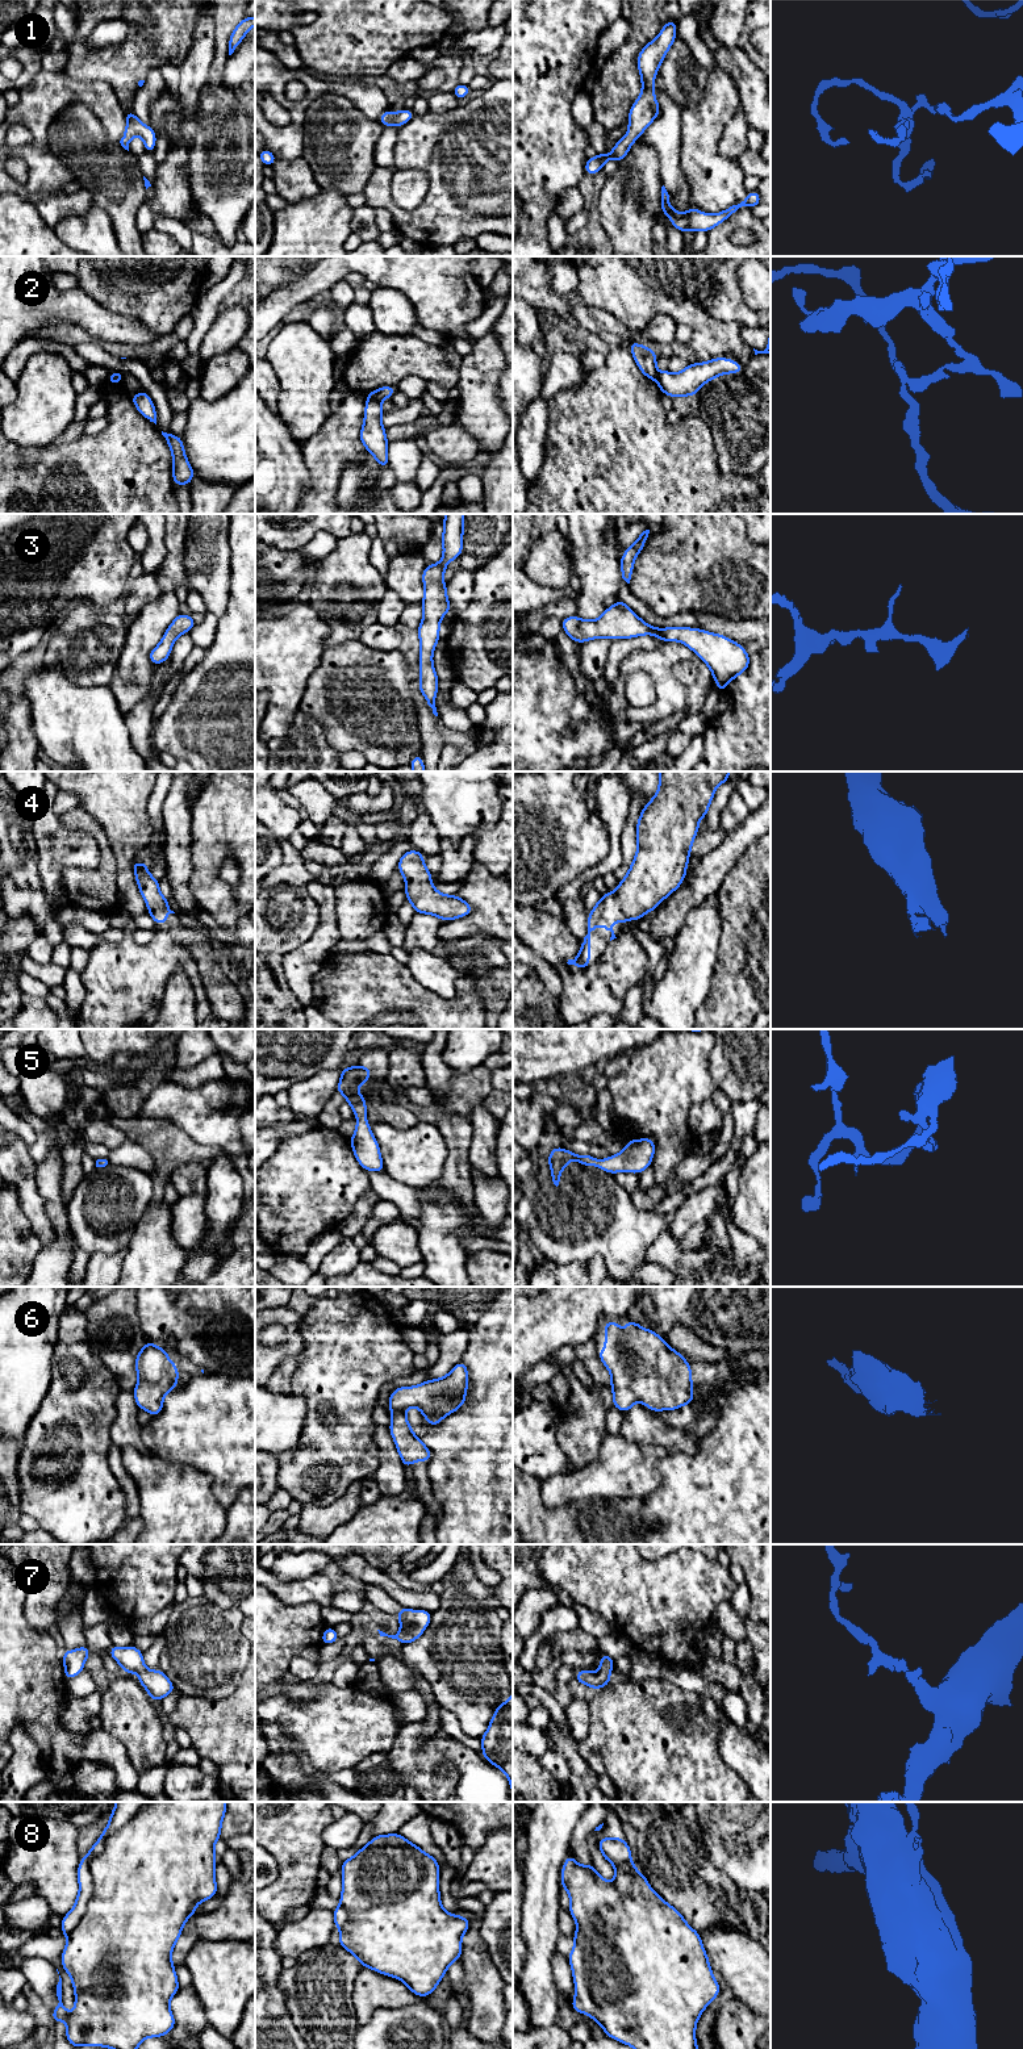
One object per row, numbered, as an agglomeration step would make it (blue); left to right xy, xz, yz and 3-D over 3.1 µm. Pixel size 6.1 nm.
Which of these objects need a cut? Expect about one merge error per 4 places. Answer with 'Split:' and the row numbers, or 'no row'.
Split: 2

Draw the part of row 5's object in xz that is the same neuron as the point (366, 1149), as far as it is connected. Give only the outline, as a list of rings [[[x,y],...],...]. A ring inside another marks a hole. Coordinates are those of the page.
[[[362,1063],[354,1067],[343,1067],[341,1070],[341,1080],[337,1086],[337,1092],[346,1097],[346,1101],[356,1115],[356,1129],[350,1138],[350,1145],[358,1163],[366,1171],[384,1172],[380,1146],[373,1137],[366,1117],[366,1096],[356,1091],[356,1087],[367,1083],[371,1075],[371,1070]]]

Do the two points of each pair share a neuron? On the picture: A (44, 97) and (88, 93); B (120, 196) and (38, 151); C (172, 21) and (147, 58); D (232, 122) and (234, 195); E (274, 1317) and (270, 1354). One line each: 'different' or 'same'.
A: same
B: different
C: same
D: same
E: same

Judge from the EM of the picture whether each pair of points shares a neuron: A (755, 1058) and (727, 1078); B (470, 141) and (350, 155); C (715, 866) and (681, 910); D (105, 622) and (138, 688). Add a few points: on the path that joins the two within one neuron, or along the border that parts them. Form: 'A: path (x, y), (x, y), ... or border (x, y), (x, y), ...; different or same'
A: path (755, 1067), (746, 1078), (737, 1078); same
B: border (376, 167), (362, 191); different
C: path (708, 877), (685, 899); same
D: border (129, 621), (125, 635); different

